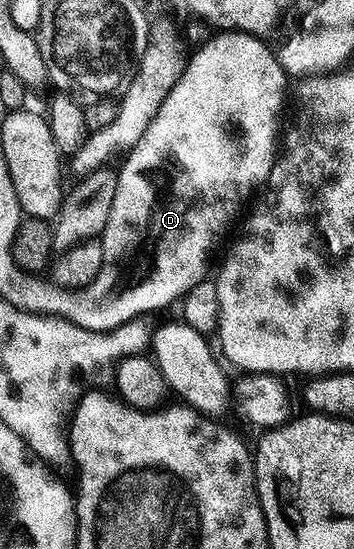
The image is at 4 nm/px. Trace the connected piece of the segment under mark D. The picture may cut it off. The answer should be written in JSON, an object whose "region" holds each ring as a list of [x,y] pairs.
{"region":[[[221,31],[213,36],[217,37],[211,38],[206,45],[199,46],[194,53],[192,50],[179,83],[175,83],[175,87],[171,87],[171,95],[163,99],[163,107],[159,107],[155,119],[151,119],[151,127],[143,131],[143,139],[139,139],[139,143],[135,143],[135,147],[120,162],[122,165],[119,165],[118,186],[114,202],[111,203],[110,218],[107,219],[109,229],[121,227],[125,221],[137,221],[141,217],[141,205],[145,204],[141,227],[135,239],[128,245],[120,246],[117,253],[127,253],[127,246],[129,253],[143,249],[155,249],[163,253],[157,255],[157,265],[151,273],[153,283],[149,285],[155,285],[155,279],[163,277],[165,287],[163,291],[155,291],[157,287],[141,287],[121,295],[119,301],[105,299],[107,287],[114,286],[117,277],[115,279],[108,271],[102,272],[92,284],[76,290],[75,320],[79,327],[109,333],[131,319],[145,317],[156,309],[167,308],[172,301],[180,302],[185,293],[191,291],[191,287],[206,280],[205,268],[209,265],[209,252],[212,251],[213,244],[228,231],[241,204],[249,196],[252,198],[255,190],[264,186],[271,175],[271,167],[279,152],[277,116],[285,101],[285,68],[282,67],[278,54],[274,50],[272,53],[262,38],[236,31]]]}

